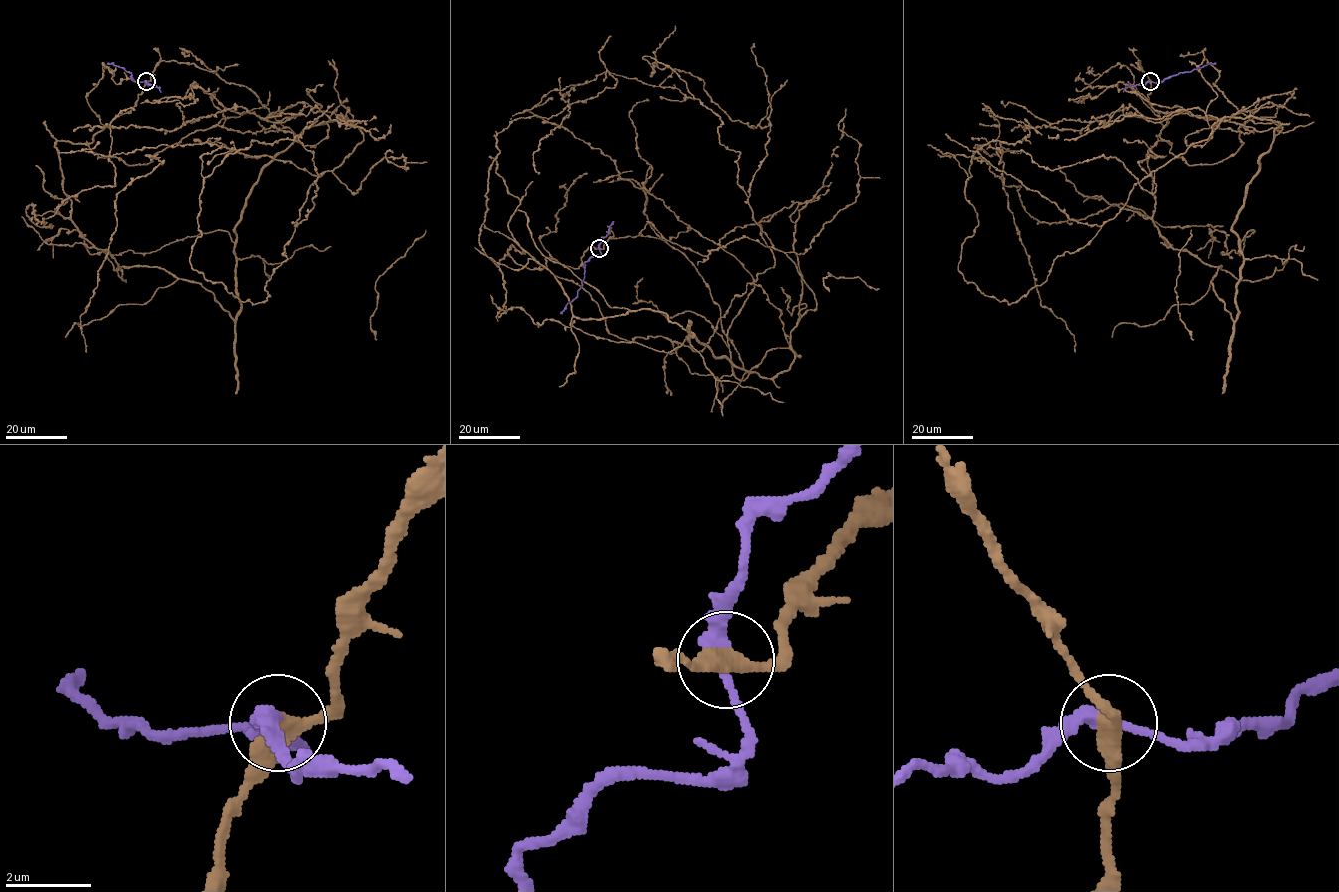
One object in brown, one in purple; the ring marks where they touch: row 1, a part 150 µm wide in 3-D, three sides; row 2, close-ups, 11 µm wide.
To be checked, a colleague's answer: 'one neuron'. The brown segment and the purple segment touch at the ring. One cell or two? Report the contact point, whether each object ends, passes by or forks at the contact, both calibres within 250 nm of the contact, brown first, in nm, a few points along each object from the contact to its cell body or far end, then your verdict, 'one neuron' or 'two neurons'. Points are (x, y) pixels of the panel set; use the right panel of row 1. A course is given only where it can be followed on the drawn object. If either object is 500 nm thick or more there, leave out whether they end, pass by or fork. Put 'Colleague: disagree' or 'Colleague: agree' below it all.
(1150, 81) | brown passes by | purple passes by | 400/280 nm | brown via (1151, 81), (1234, 321), (1280, 124), (1011, 304), (958, 270), (1029, 132), (981, 103) | purple via (1151, 81), (1161, 82), (1215, 64) | two neurons
Colleague: disagree

